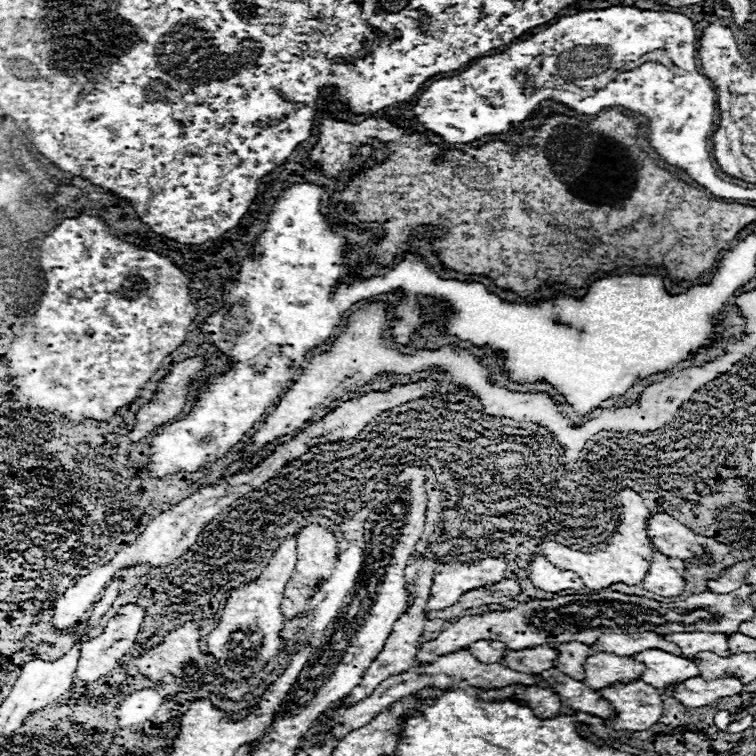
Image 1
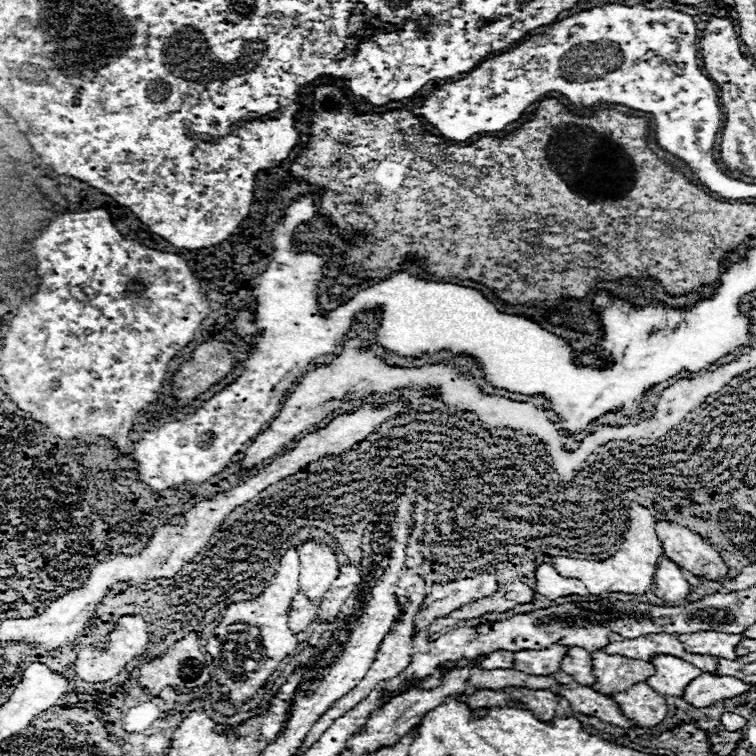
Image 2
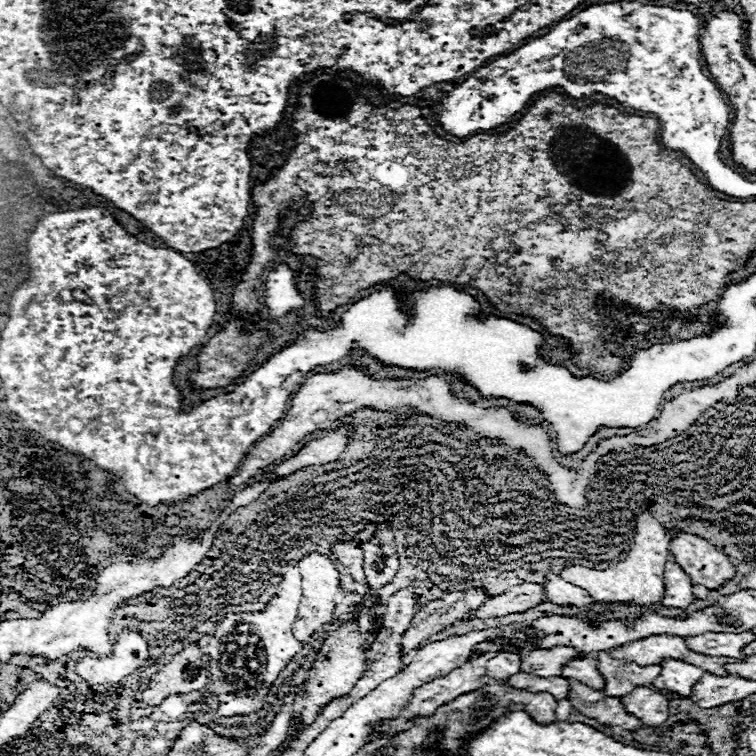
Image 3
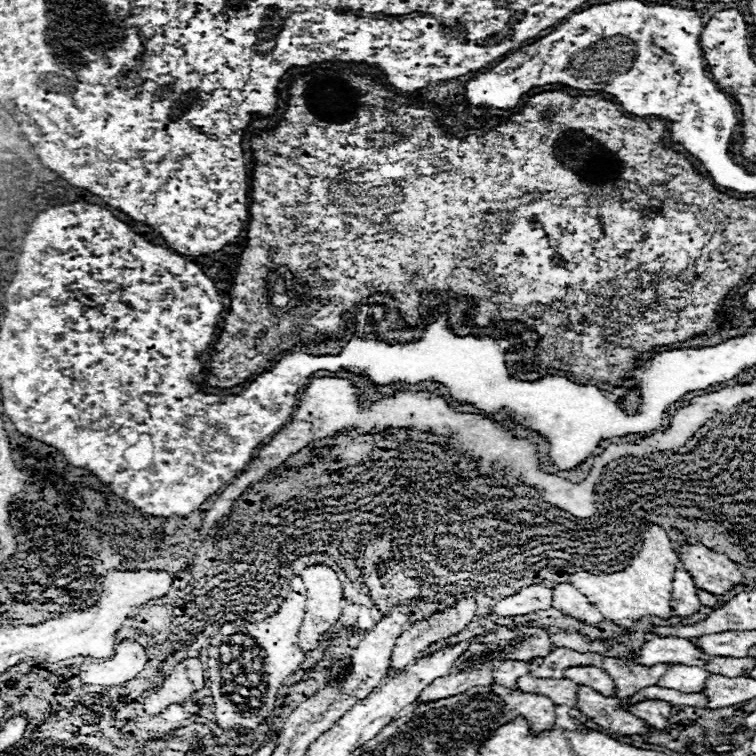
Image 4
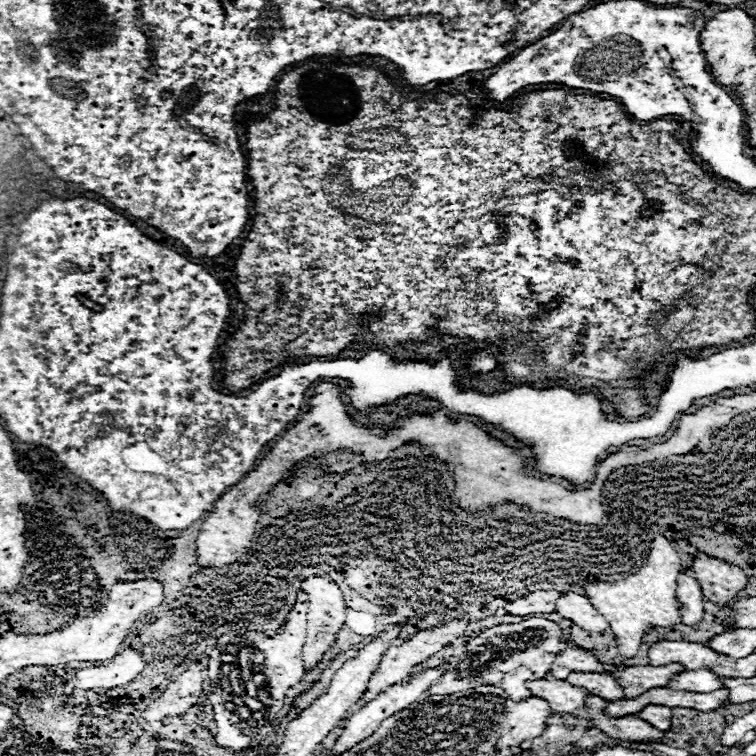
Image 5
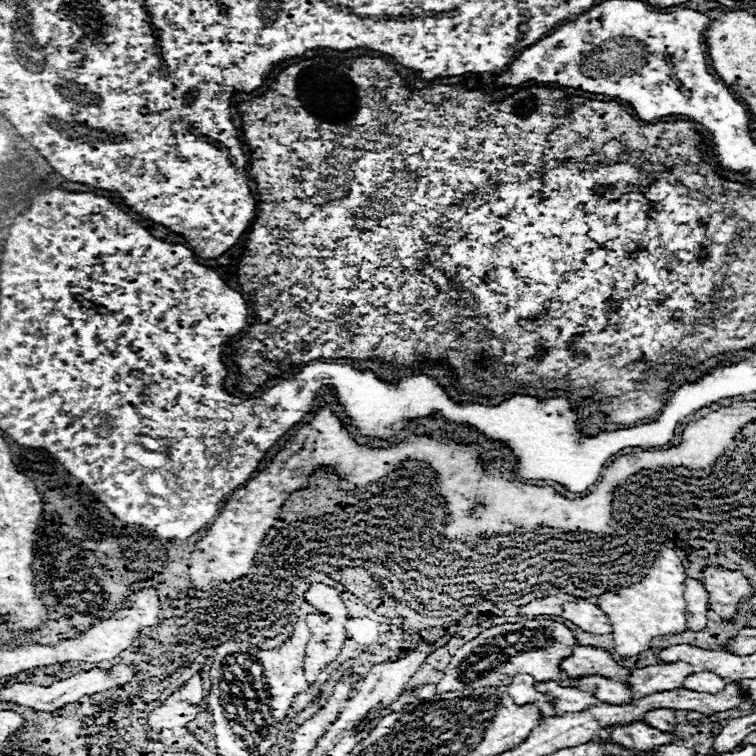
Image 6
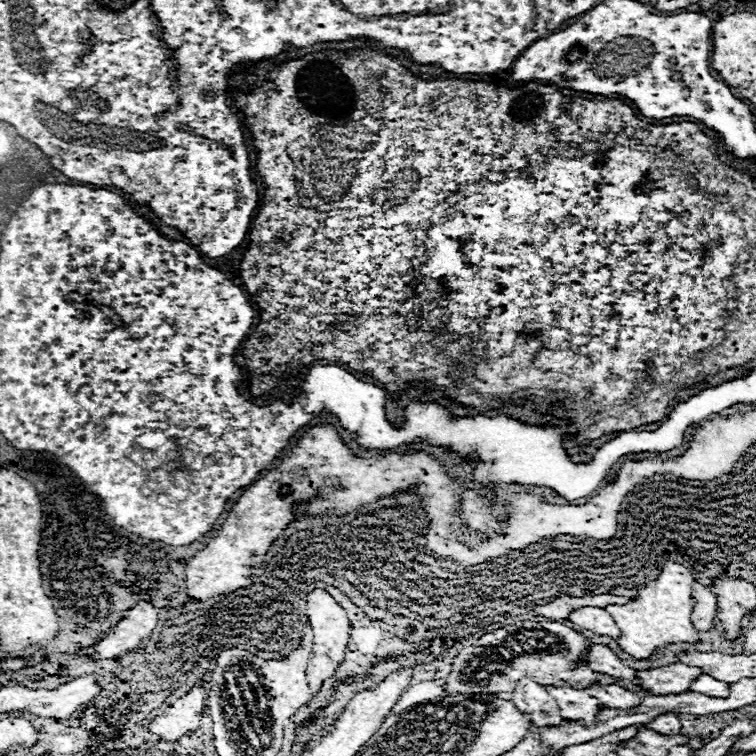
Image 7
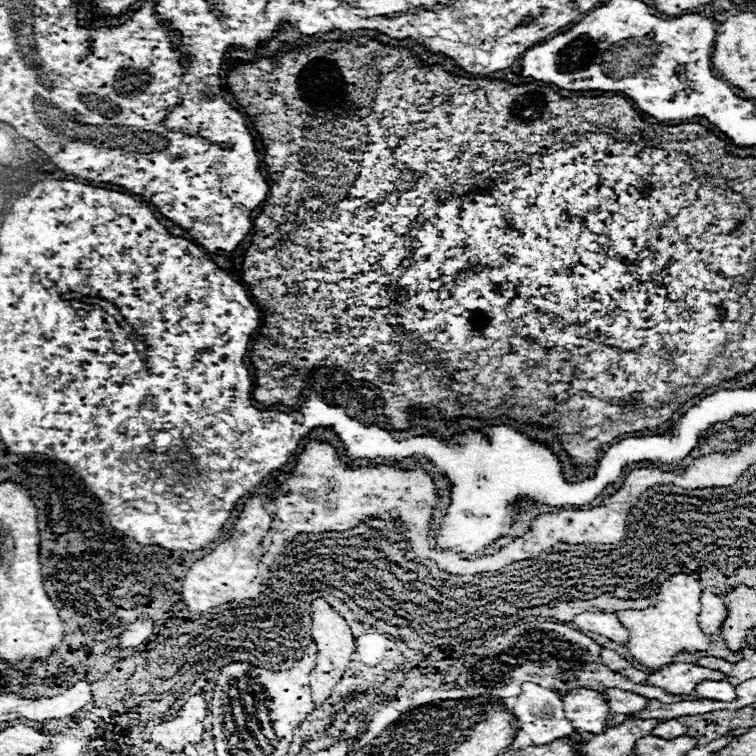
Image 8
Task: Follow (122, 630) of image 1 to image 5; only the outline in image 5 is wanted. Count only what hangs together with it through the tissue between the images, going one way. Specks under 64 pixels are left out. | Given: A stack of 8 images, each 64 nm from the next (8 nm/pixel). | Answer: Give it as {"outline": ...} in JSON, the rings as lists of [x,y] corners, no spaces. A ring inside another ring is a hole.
{"outline":[[[124,650],[112,658],[106,666],[78,670],[72,680],[64,684],[64,696],[72,696],[74,690],[94,690],[94,688],[114,688],[132,682],[144,670],[144,660],[134,650]]]}

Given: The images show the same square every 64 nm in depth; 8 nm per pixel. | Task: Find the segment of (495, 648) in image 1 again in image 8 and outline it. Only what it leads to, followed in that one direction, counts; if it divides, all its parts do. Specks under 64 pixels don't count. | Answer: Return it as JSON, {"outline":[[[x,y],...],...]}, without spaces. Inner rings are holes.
{"outline":[[[532,682],[522,684],[522,694],[518,696],[514,714],[536,746],[550,744],[574,732],[572,722],[564,714],[562,700],[552,690],[540,688]]]}

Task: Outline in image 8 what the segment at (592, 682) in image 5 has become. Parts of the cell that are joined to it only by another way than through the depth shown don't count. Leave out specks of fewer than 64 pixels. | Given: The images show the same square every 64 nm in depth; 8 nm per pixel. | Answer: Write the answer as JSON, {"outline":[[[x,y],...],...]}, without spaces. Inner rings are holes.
{"outline":[[[610,688],[604,692],[612,704],[612,712],[616,714],[632,714],[632,712],[642,712],[648,704],[644,696],[620,690],[620,688]]]}

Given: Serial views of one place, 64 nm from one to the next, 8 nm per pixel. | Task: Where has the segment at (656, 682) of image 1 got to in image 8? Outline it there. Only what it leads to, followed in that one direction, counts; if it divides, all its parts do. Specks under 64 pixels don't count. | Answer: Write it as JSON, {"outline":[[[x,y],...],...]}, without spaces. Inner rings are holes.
{"outline":[[[704,680],[696,686],[696,694],[704,696],[708,700],[718,700],[718,702],[732,702],[736,700],[736,688],[728,682],[720,684],[714,680]]]}

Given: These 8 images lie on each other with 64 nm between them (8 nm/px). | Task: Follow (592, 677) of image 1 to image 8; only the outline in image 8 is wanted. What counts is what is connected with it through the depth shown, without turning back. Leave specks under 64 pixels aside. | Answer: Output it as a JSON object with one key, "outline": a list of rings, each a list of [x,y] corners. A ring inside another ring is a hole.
{"outline":[[[674,662],[664,670],[658,670],[654,674],[648,674],[646,684],[656,684],[662,686],[668,692],[684,692],[684,694],[692,694],[696,684],[700,684],[702,680],[726,680],[724,672],[718,670],[710,670],[704,666],[696,666],[696,664],[686,664],[686,662]]]}

